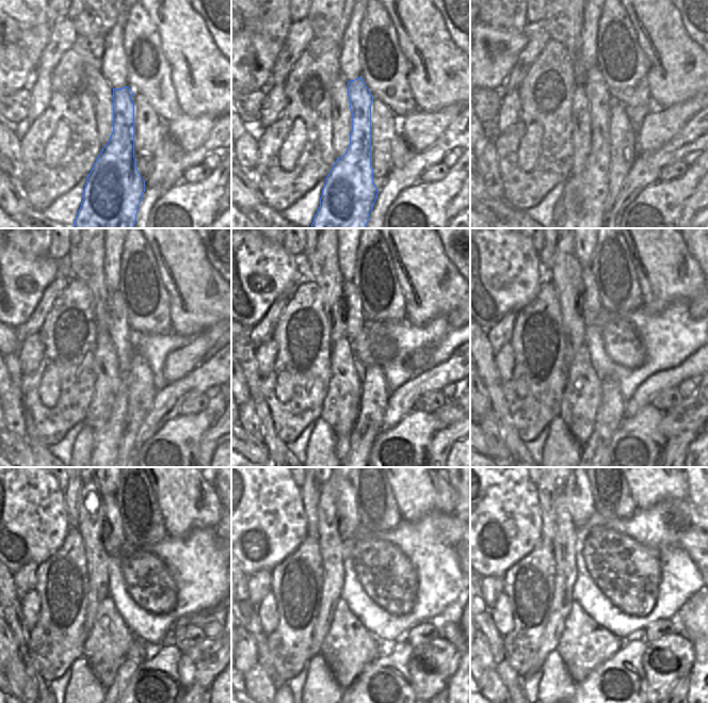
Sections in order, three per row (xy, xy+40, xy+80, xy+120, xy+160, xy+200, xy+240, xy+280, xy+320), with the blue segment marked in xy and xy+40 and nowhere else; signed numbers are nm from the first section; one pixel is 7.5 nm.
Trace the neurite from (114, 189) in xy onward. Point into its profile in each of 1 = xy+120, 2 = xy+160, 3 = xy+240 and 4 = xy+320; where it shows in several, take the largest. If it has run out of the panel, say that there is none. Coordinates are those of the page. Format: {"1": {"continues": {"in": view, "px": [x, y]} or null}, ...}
{"1": {"continues": {"in": "xy+120", "px": [107, 438]}}, "2": {"continues": {"in": "xy+160", "px": [349, 299]}}, "3": {"continues": {"in": "xy+240", "px": [112, 532]}}, "4": {"continues": {"in": "xy+320", "px": [578, 489]}}}

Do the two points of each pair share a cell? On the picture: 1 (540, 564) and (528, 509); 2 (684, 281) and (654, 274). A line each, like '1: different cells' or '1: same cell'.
1: different cells
2: same cell

